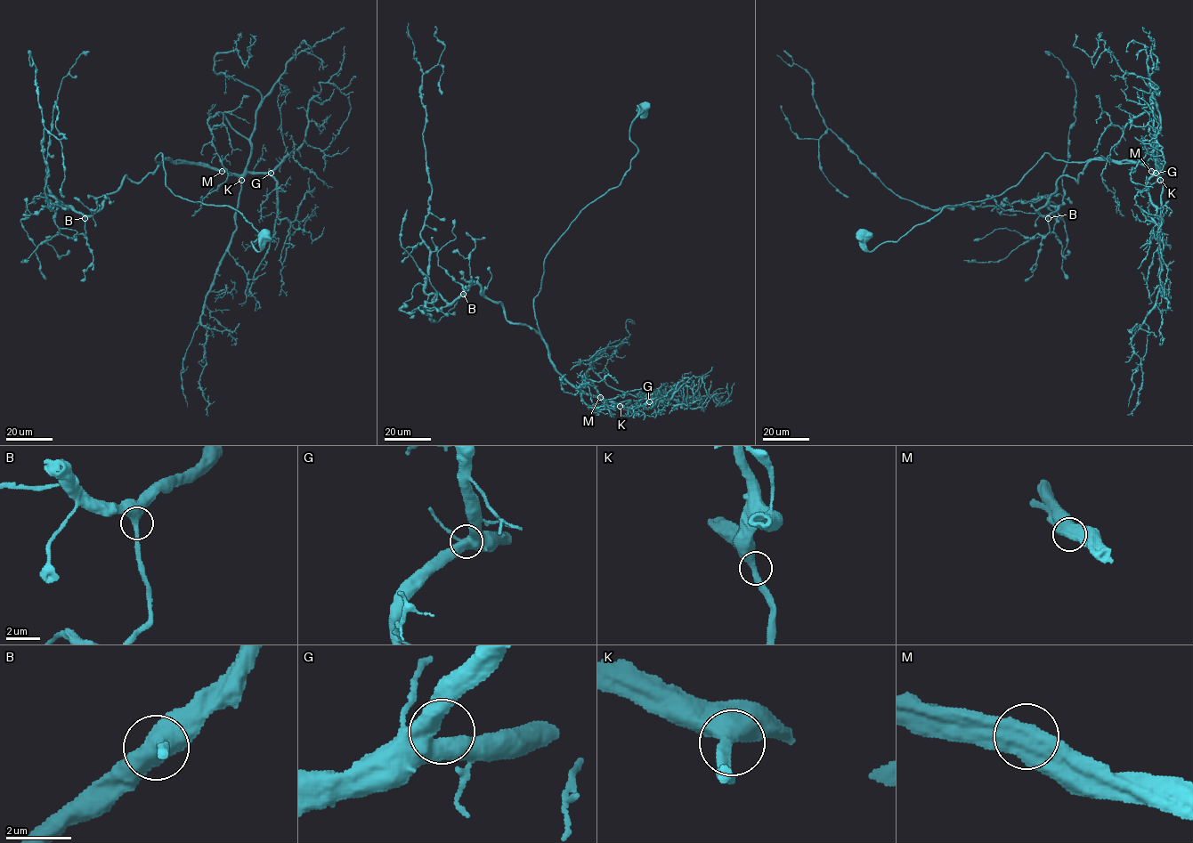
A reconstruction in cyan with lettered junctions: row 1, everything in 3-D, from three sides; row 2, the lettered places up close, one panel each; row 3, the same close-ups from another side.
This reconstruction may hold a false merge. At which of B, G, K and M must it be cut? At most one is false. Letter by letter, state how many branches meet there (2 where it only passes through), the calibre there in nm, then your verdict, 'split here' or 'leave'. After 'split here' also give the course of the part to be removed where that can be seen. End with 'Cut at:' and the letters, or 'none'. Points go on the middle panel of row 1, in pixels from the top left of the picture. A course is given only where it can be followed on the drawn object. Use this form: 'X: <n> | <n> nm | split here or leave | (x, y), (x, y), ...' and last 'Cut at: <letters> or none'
B: 2 | 480 nm | leave
G: 2 | 550 nm | leave
K: 2 | 440 nm | leave
M: 2 | 600 nm | leave
Cut at: none

